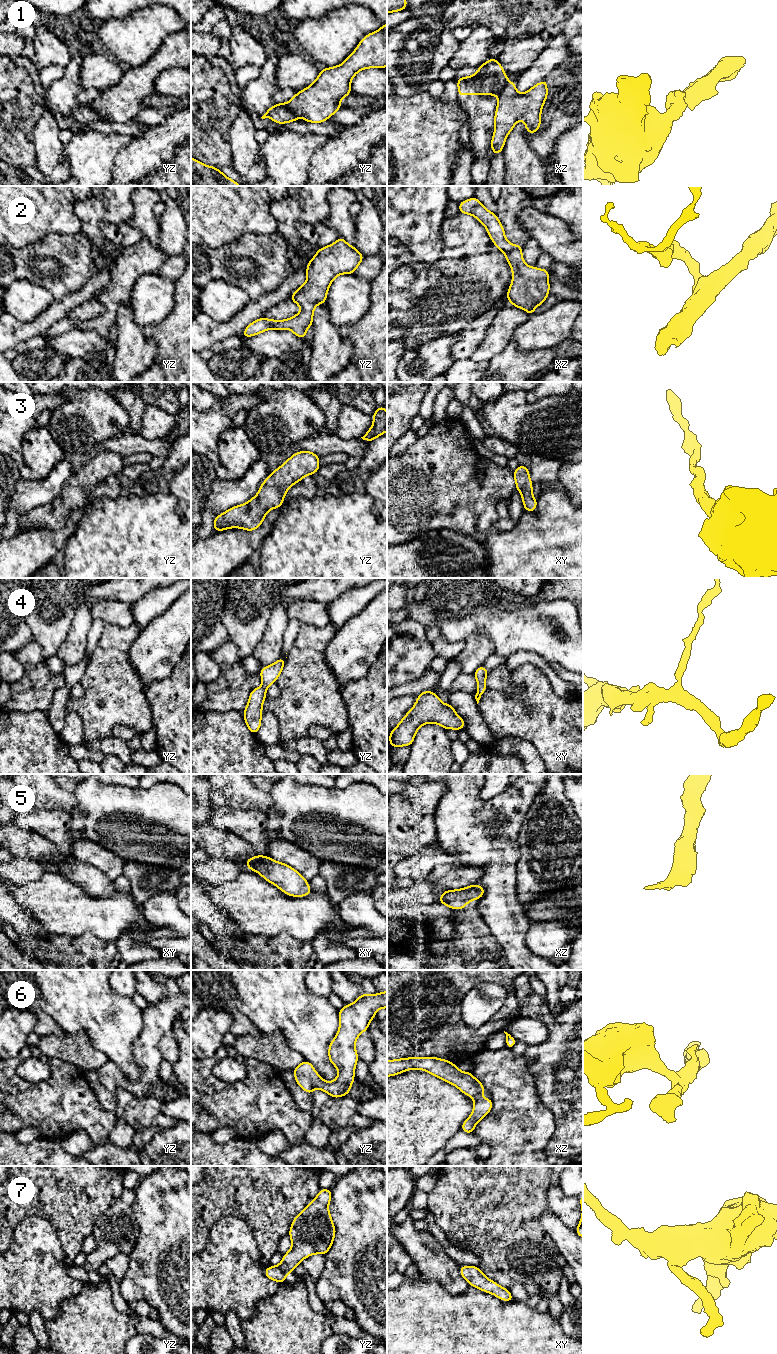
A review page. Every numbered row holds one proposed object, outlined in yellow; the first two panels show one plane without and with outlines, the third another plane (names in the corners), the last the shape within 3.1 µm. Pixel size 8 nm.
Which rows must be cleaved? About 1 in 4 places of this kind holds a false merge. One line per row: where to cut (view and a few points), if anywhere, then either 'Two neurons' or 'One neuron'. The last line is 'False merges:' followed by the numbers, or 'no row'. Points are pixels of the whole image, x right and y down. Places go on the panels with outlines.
1: Split along yz (285, 103), (297, 116). Two neurons
2: No split. One neuron
3: No split. One neuron
4: No split. One neuron
5: No split. One neuron
6: No split. One neuron
7: No split. One neuron
False merges: 1

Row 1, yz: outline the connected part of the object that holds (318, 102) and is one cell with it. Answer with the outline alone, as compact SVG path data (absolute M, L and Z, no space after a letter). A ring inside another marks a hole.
M387 23L379 30L367 34L350 56L333 68L322 68L317 79L307 88L299 91L286 103L287 108L306 123L322 123L342 108L340 100L352 93L350 83L355 74L366 68L385 68L387 66Z

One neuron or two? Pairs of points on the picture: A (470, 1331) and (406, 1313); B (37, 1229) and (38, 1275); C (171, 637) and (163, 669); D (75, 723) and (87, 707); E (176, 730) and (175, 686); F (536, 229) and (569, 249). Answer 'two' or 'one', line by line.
A: one
B: one
C: one
D: two
E: one
F: one

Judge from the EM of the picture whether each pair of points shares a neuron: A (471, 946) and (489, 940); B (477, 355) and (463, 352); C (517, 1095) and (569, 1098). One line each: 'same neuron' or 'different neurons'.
A: same neuron
B: different neurons
C: different neurons

